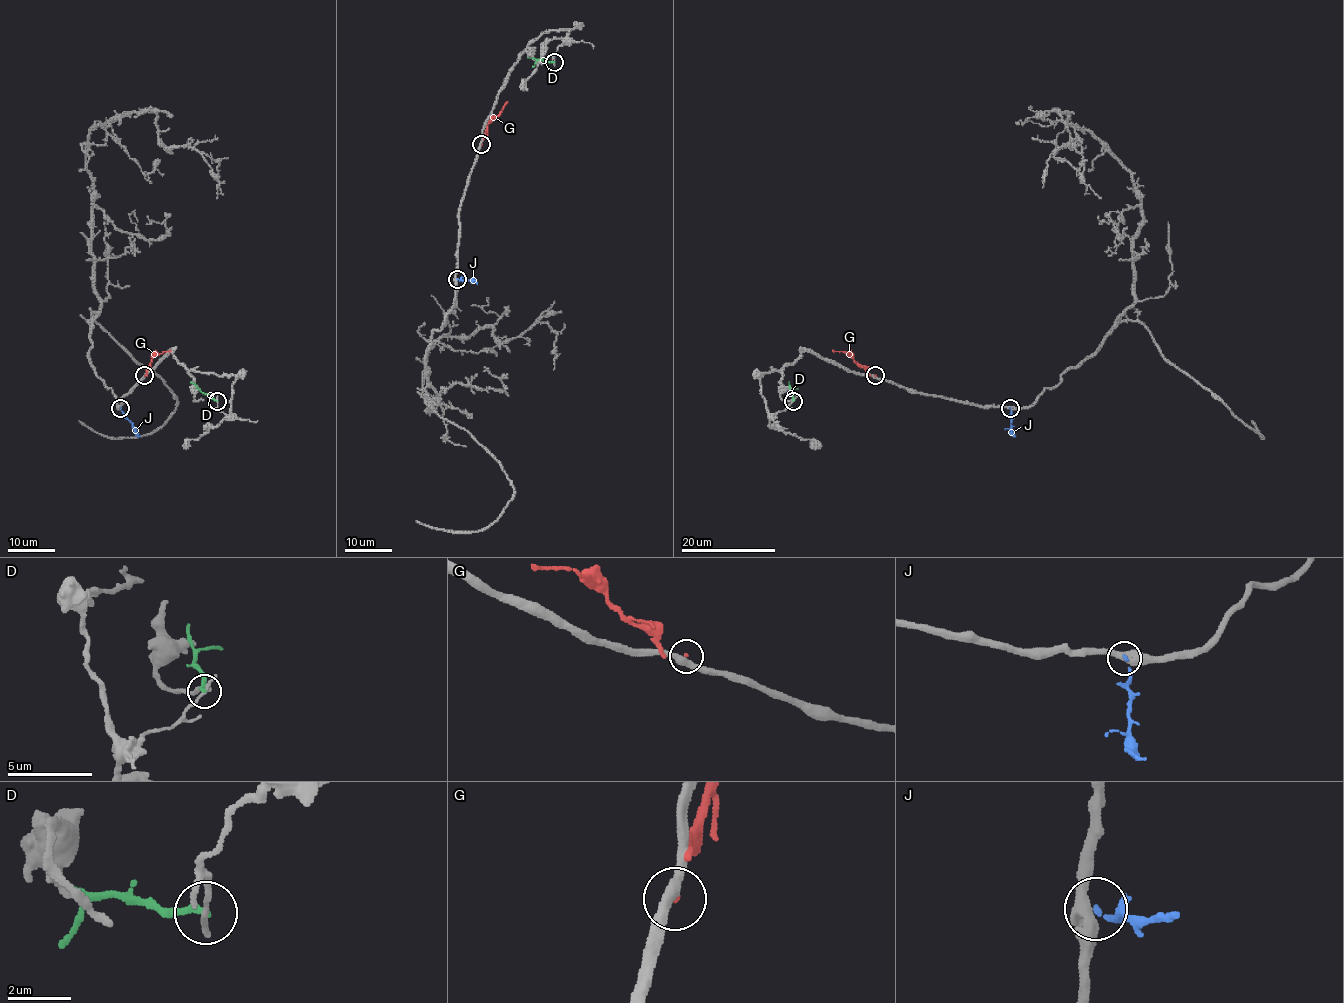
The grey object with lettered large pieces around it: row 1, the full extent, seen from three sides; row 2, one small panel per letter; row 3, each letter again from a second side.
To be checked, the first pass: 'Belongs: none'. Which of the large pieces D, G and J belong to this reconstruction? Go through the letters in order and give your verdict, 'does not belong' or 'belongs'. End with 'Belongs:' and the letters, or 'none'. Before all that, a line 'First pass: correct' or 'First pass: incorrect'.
First pass: correct
D: does not belong
G: does not belong
J: does not belong
Belongs: none

